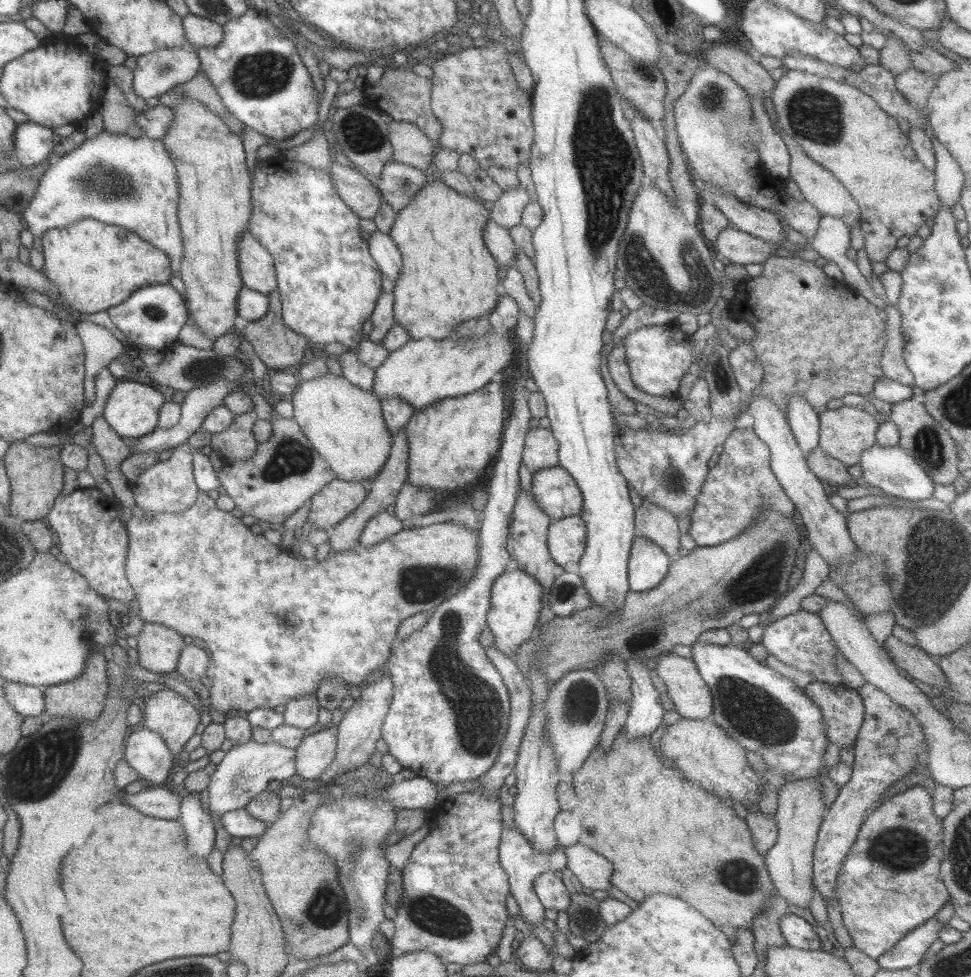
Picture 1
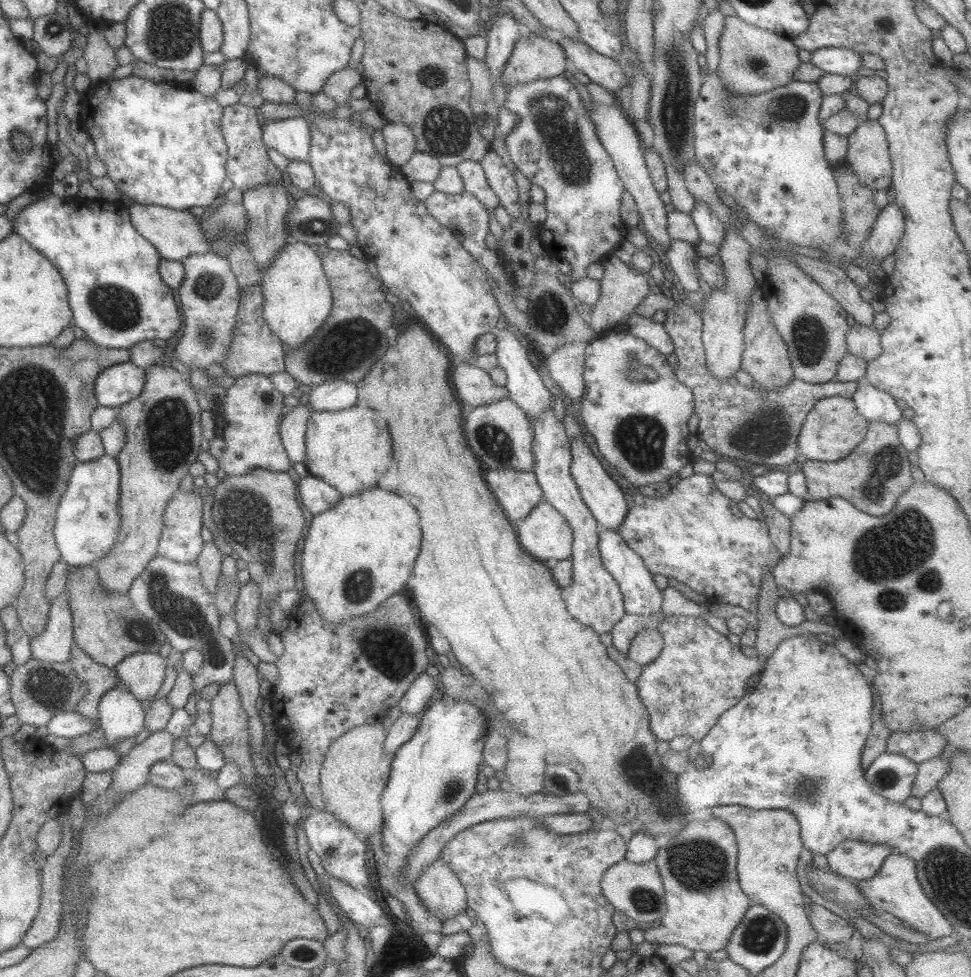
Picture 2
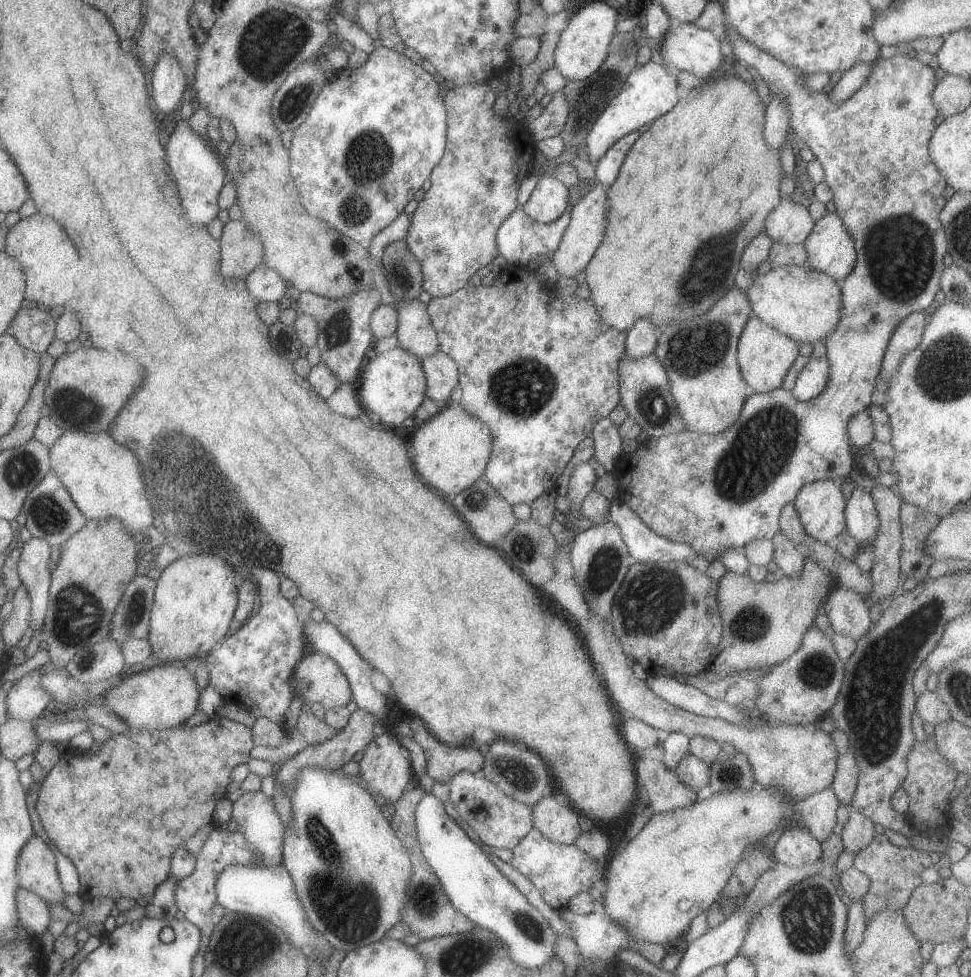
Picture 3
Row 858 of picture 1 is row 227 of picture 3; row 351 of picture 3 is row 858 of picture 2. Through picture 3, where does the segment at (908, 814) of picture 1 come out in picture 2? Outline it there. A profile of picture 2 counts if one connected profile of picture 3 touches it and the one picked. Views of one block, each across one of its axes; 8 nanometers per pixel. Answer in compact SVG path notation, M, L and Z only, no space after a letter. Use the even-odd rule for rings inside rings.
M846 839L827 854L827 861L831 871L856 882L876 876L885 858L894 852L890 845Z

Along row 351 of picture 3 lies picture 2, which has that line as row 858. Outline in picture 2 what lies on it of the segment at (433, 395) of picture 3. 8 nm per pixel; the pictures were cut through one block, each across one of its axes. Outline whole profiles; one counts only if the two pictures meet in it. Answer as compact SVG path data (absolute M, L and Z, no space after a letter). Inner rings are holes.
M436 858L413 886L418 898L422 898L422 904L428 906L442 923L468 908L466 889L444 858Z

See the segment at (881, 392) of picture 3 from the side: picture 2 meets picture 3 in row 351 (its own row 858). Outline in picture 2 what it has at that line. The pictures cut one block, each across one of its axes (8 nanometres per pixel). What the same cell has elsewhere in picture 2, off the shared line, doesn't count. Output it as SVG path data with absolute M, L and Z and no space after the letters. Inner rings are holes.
M899 852L888 854L876 876L868 880L856 881L856 885L870 906L894 914L920 934L928 936L929 940L940 940L942 937L950 936L954 931L952 924L924 892L917 879L916 863L910 857L901 855Z

